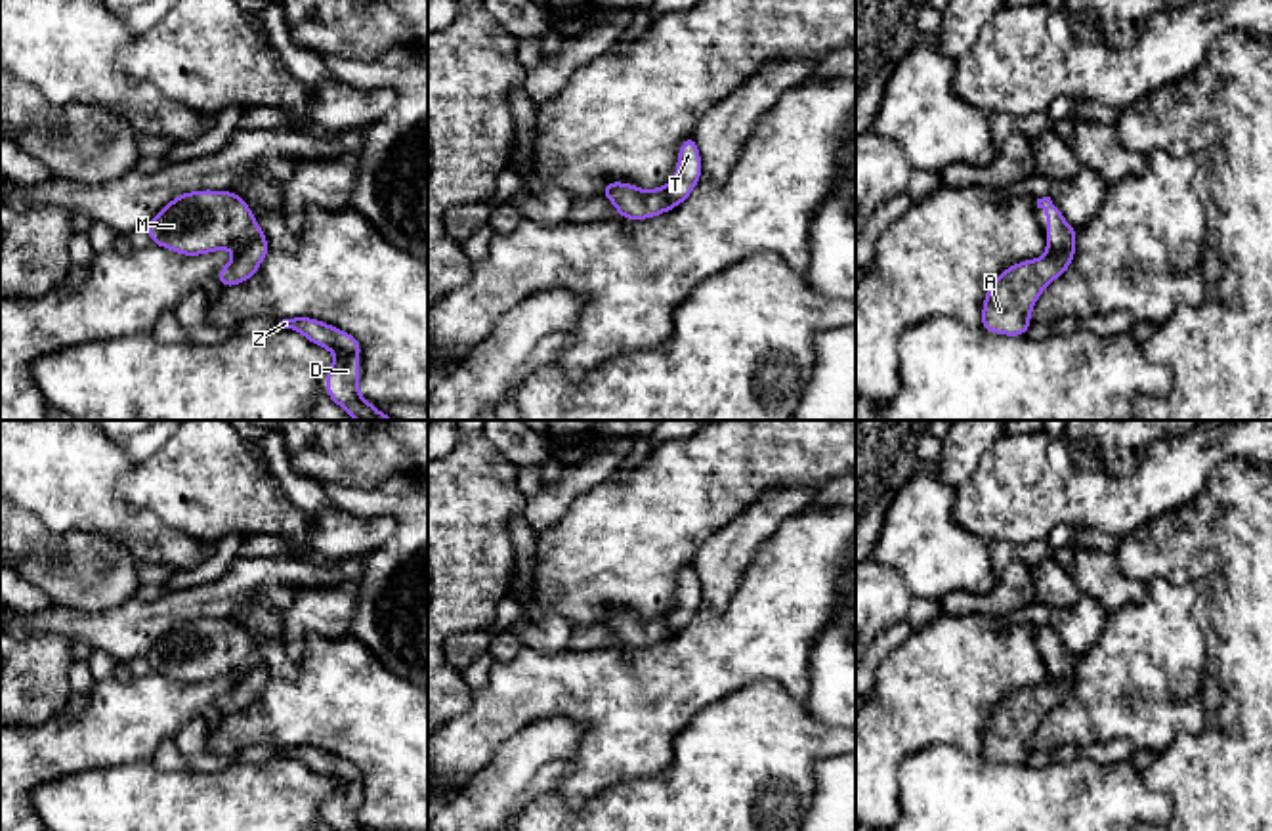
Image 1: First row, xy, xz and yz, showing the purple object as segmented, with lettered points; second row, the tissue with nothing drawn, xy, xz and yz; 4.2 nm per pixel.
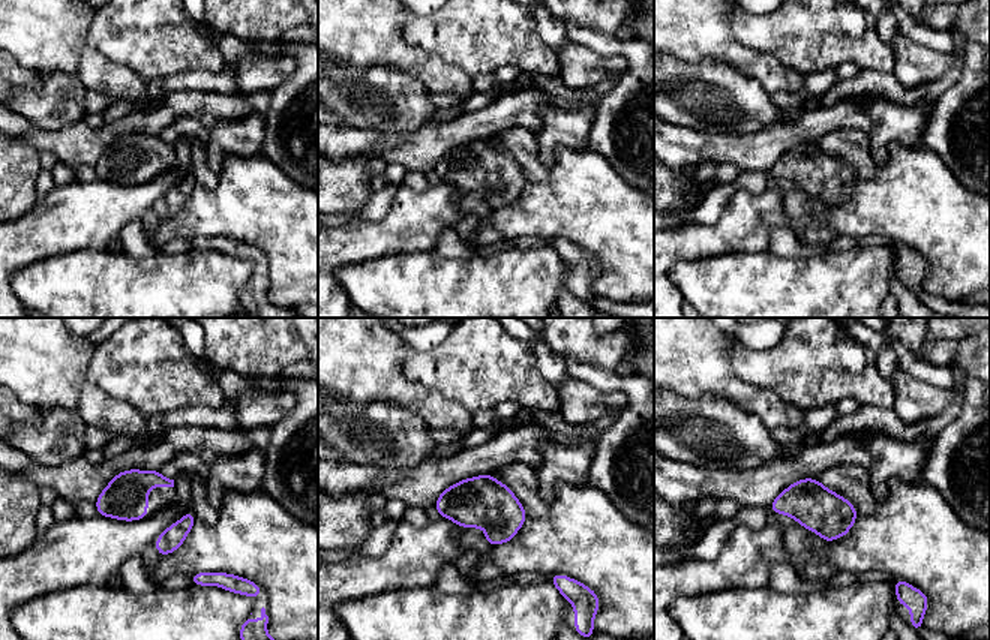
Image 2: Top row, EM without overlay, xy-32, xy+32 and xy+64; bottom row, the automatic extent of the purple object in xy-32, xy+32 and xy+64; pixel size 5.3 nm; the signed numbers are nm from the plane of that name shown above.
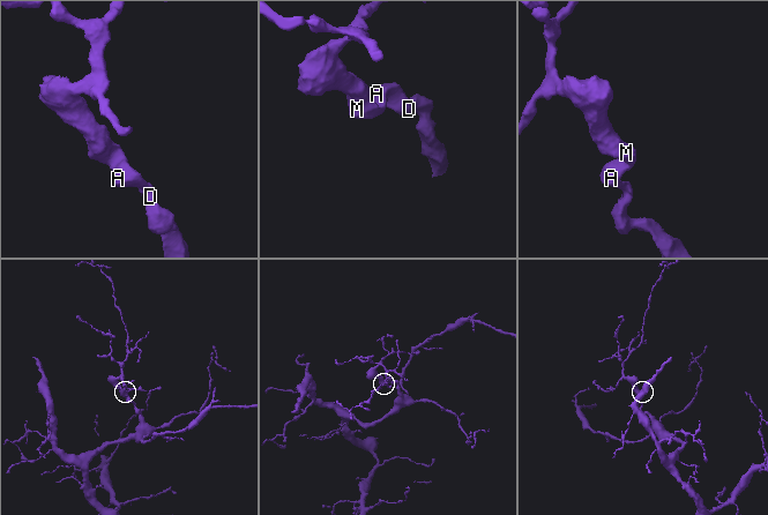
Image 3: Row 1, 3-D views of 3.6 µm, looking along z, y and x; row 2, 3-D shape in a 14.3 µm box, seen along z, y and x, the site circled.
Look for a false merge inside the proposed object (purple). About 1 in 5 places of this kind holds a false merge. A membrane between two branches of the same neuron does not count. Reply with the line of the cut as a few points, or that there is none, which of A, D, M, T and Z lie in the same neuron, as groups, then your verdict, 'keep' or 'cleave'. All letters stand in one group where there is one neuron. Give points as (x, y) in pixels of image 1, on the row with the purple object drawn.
cut none; groups A D M T Z; keep

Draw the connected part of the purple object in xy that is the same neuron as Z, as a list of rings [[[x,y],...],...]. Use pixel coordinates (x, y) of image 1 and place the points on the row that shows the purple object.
[[[311,317],[283,319],[277,329],[298,330],[311,344],[334,353],[334,363],[327,371],[327,395],[350,416],[355,420],[393,420],[357,392],[361,342],[355,336]]]

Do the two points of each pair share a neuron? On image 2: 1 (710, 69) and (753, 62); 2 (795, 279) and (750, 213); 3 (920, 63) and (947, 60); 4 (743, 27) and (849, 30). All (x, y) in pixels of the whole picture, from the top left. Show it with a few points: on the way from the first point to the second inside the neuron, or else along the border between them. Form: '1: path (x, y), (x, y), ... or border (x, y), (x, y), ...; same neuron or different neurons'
1: border (698, 60), (719, 59), (750, 75), (761, 86); different neurons
2: border (765, 248), (756, 252), (731, 254); different neurons
3: path (926, 63), (941, 63); same neuron
4: path (770, 30), (822, 30); same neuron

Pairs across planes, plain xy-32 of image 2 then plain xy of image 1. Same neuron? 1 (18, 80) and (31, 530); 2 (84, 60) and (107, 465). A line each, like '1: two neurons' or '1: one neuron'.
1: one neuron
2: one neuron

